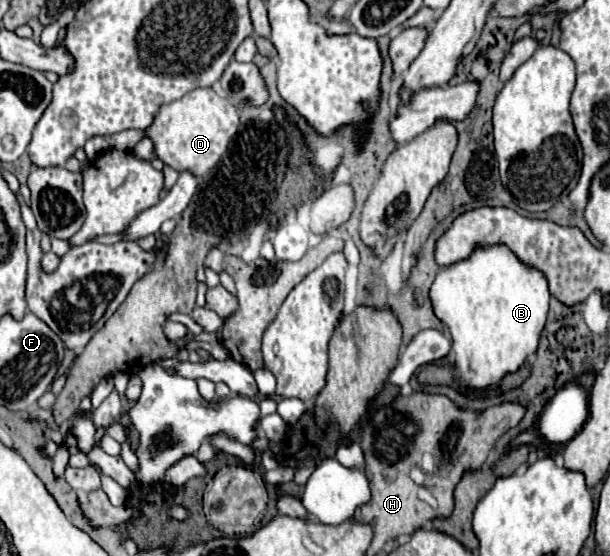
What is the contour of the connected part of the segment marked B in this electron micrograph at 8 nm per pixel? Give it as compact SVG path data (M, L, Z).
M498 244L498 246L478 248L472 252L468 260L456 262L448 268L440 268L430 288L430 298L432 298L436 316L450 330L454 366L456 366L460 386L470 390L492 390L500 384L500 380L506 374L516 372L526 362L526 358L538 350L540 334L548 314L550 292L542 272L522 264L512 254L512 250Z

